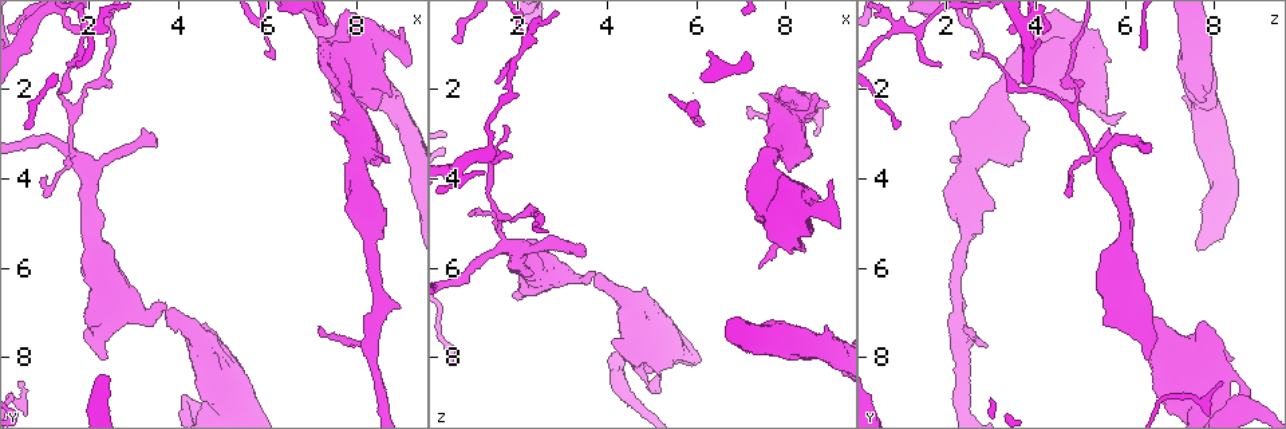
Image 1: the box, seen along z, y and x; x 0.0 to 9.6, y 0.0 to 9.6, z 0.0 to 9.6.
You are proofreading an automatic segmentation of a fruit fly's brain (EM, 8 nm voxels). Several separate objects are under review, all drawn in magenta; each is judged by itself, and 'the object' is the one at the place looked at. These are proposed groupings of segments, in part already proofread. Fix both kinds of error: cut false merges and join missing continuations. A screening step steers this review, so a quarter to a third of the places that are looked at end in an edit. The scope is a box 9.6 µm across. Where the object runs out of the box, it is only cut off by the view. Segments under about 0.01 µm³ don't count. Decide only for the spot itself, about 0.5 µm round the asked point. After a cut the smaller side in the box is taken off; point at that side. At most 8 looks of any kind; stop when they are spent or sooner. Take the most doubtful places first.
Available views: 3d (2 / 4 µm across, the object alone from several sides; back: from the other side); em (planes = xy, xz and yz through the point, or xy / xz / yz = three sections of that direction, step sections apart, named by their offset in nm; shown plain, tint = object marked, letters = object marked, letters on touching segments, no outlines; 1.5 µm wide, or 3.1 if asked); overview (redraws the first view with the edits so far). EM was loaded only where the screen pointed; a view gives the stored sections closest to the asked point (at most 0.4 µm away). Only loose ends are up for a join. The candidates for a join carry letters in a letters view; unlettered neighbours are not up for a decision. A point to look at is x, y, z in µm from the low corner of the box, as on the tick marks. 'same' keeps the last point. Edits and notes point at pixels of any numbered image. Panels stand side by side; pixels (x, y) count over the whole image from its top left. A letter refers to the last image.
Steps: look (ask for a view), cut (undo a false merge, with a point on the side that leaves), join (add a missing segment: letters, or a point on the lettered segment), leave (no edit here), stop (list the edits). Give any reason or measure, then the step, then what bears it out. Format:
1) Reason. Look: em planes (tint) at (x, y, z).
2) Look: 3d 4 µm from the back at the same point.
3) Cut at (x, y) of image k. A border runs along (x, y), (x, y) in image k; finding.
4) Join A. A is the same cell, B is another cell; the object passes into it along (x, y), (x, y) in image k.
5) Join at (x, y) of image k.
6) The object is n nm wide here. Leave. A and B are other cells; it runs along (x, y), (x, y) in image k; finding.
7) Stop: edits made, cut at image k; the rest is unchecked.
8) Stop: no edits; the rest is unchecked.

Small branch off a trunk. Look: 3d 4 µm at (1.70, 3.50, 5.40).

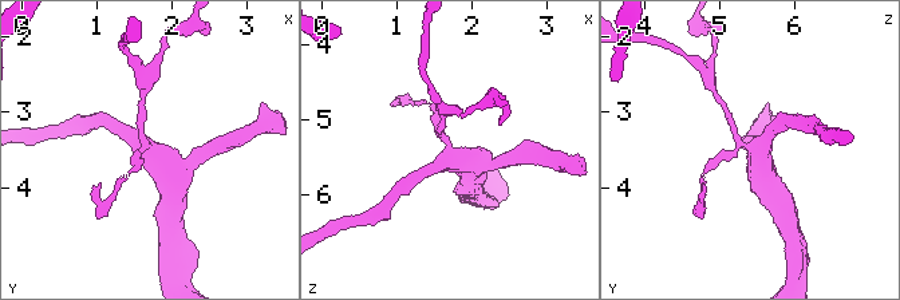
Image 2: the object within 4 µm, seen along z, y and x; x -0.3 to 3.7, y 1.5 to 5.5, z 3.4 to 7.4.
Look: em yz step 4 (plain) at (1.75, 3.45, 5.45).

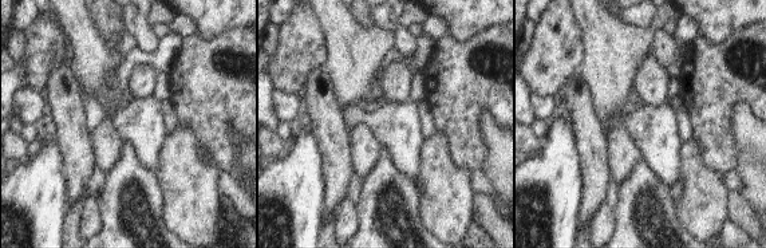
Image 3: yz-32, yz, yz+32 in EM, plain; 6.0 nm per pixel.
Look: em yz step 4 (letters) at the same point.

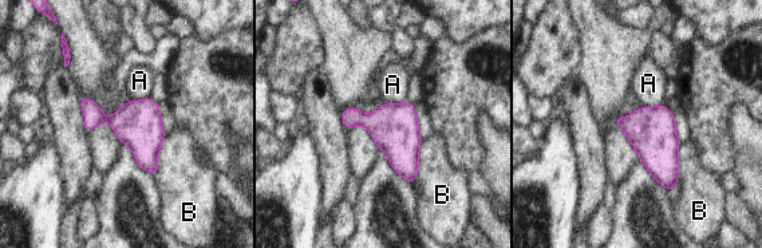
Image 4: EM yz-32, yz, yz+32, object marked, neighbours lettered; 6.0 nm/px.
The object is 280 nm wide here. Leave. A and B are other cells; a border runs along (664, 103), (642, 106) in image 4; all the same cell.

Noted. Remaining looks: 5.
Thick end. Look: em planes (letters) at (2.25, 8.10, 6.60).

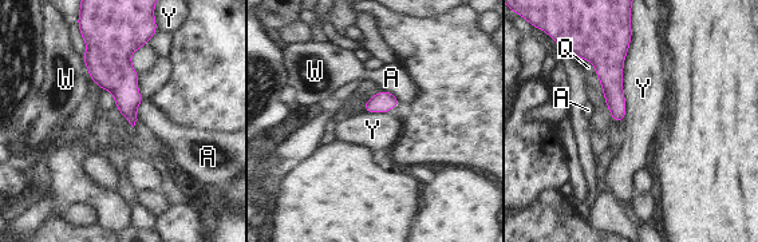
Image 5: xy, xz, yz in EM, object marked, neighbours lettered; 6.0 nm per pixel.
The longest contact is with Y, 460 nm. Leave. A, Q, W and Y are other cells; none of them fits.

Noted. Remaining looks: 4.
Thick turns thin. Look: 3d 4 µm at (8.90, 0.95, 4.70).

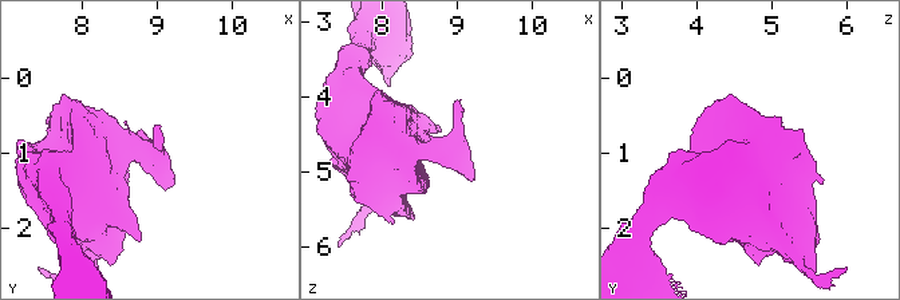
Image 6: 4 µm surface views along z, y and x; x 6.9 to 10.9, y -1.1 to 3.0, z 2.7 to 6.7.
Look: em planes (letters) at (8.85, 1.00, 4.75).

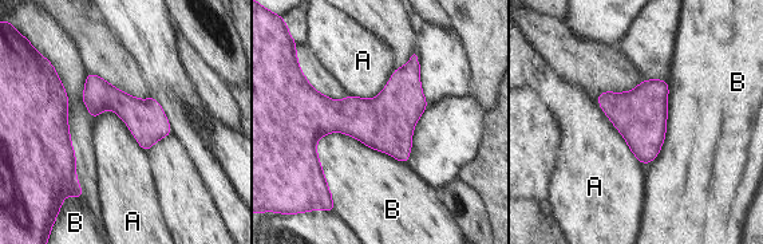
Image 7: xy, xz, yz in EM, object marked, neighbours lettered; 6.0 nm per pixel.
Leave. A and B are other cells; a border runs along (97, 114), (111, 109), (146, 153) in image 7; one cell here.

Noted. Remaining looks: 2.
Stop: no edits; the rest is unchecked.

